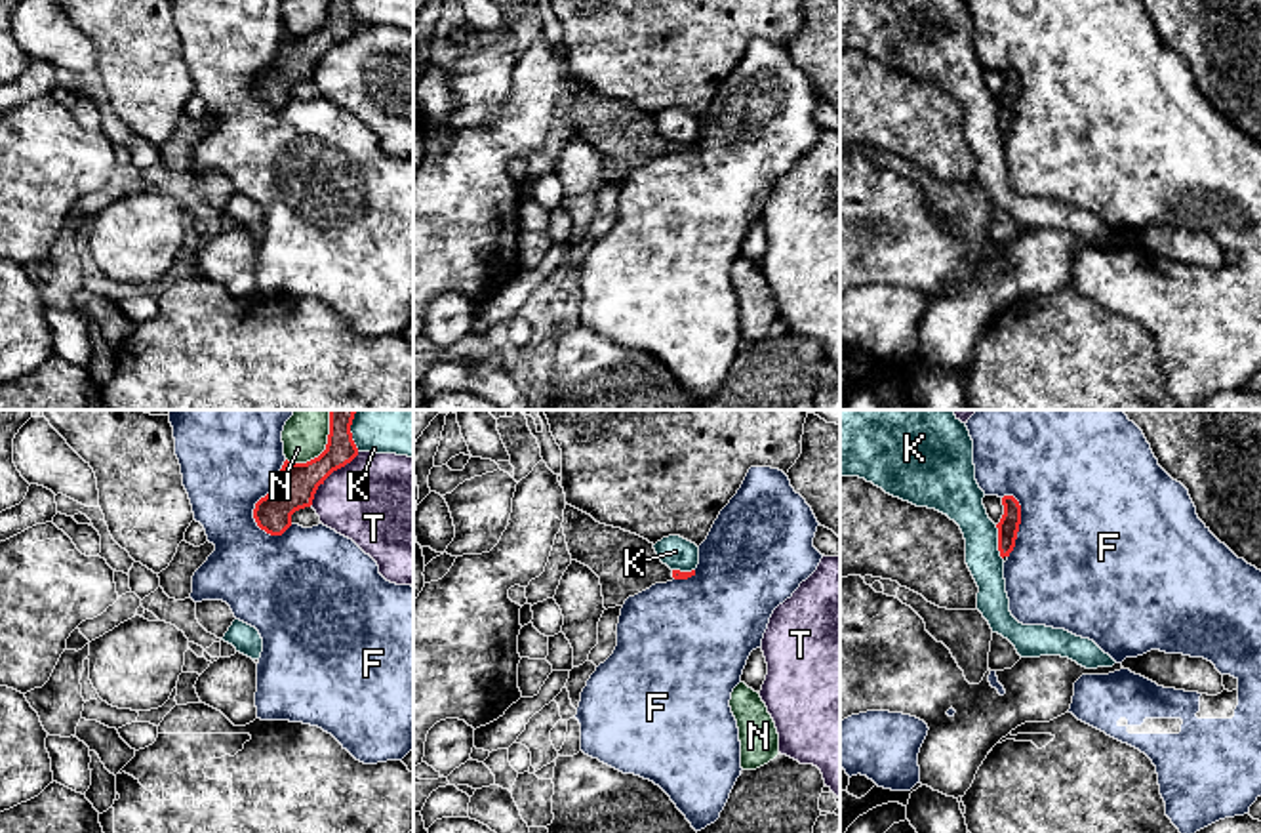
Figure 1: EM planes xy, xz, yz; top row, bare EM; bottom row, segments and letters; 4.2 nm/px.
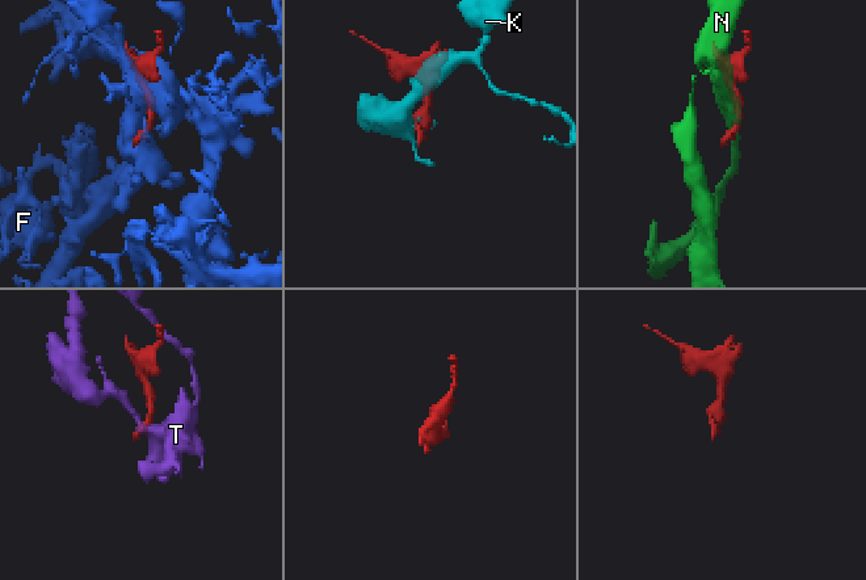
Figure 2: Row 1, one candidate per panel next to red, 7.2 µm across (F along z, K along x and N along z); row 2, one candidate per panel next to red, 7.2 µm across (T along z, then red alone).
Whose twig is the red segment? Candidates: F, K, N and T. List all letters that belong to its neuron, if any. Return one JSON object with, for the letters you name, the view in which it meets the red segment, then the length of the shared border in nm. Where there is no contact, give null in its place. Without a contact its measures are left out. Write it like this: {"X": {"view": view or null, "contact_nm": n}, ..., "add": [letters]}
{"add": []}

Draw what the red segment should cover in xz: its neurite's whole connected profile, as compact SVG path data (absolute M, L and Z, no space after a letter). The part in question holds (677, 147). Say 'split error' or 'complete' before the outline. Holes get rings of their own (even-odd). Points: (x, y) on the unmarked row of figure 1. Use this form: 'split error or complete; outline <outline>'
split error; outline M568 76L562 101L571 133L589 139L600 151L606 183L623 179L629 170L655 156L695 149L695 143L680 145L663 137L648 112L600 97Z

